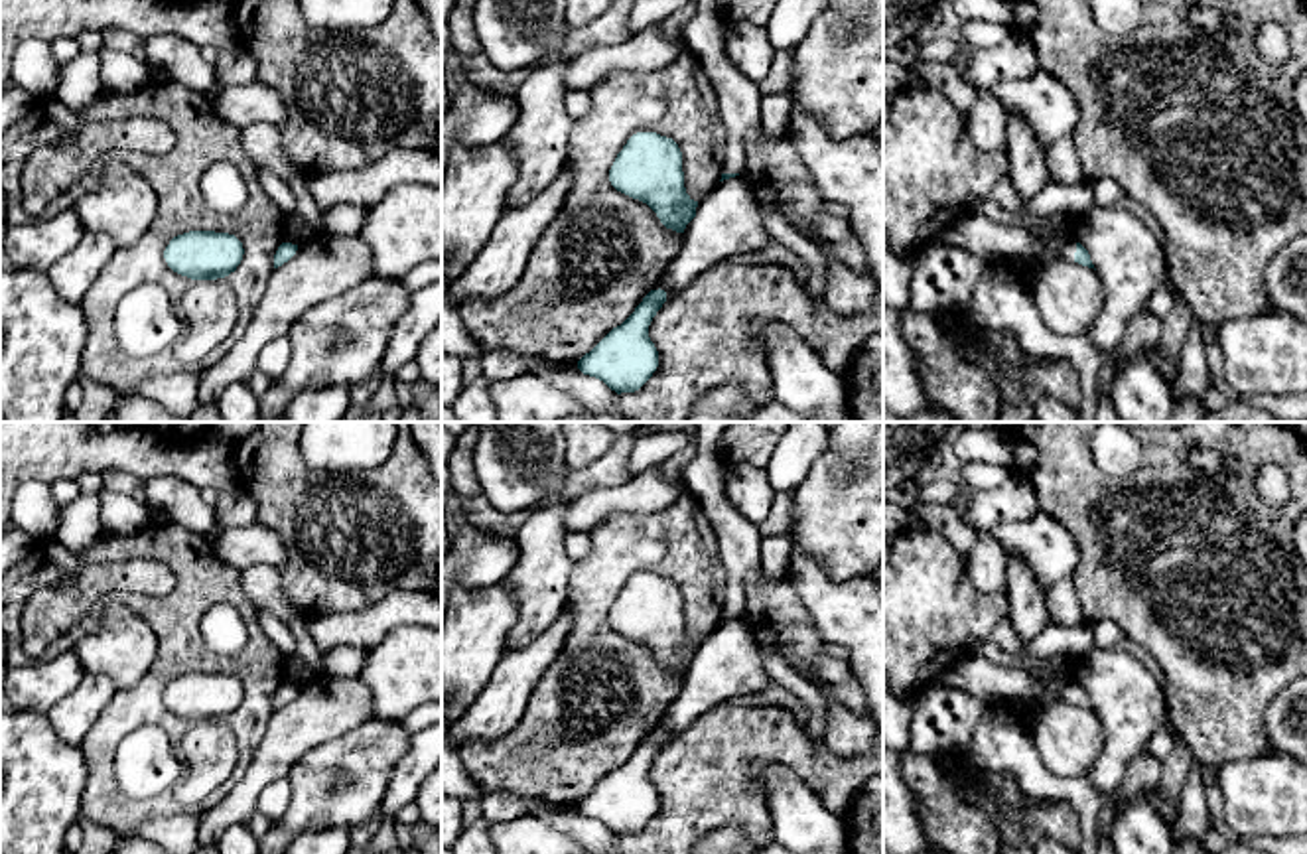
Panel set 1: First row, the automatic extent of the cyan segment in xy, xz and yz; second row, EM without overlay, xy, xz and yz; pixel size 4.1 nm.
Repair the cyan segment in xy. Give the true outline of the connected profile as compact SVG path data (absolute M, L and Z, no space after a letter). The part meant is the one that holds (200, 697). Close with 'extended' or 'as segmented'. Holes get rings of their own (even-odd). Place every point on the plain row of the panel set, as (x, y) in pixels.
M189 673L170 682L164 692L168 708L191 722L217 722L237 712L242 684L229 675Z; as segmented

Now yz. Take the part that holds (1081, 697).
M997 655L954 659L942 673L932 676L930 684L952 684L978 698L984 706L1005 704L1037 686L1047 686L1061 698L1094 710L1088 692L1074 680L1035 675L1029 663L999 659Z; extended

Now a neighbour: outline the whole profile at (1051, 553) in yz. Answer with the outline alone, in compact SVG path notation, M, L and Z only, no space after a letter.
M1047 513L1001 523L992 529L992 536L1007 554L1017 554L1045 590L1076 568L1078 544L1074 536Z

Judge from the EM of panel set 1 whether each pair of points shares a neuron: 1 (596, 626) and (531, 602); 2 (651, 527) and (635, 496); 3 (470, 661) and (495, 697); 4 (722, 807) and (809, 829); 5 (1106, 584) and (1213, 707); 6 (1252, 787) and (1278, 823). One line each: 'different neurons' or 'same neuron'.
1: different neurons
2: different neurons
3: different neurons
4: different neurons
5: same neuron
6: same neuron

